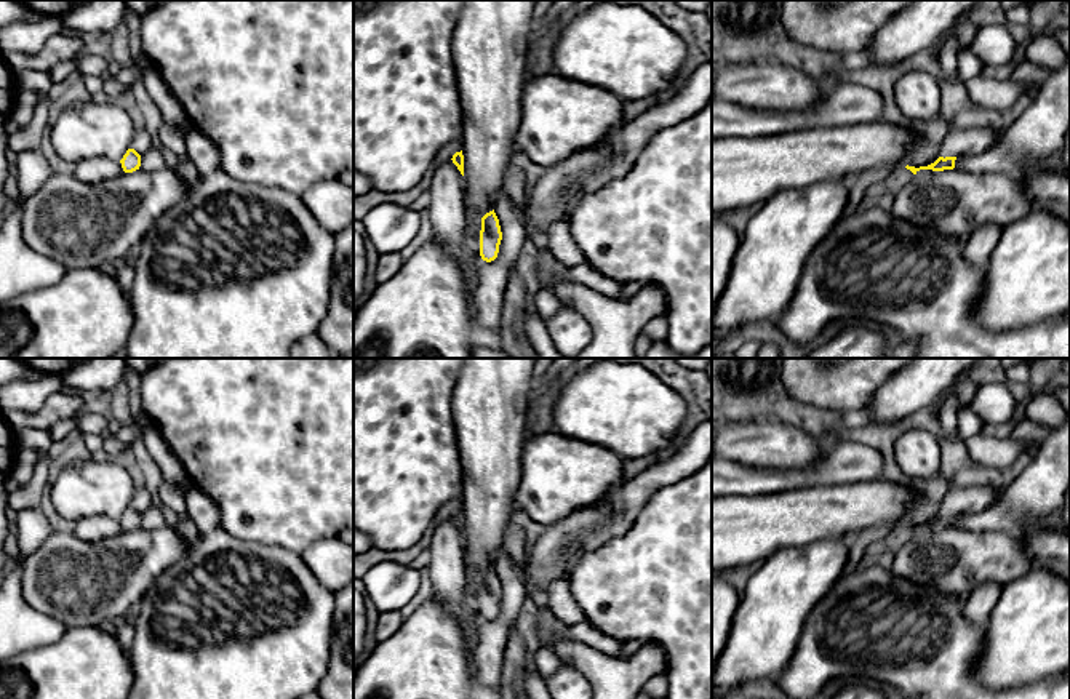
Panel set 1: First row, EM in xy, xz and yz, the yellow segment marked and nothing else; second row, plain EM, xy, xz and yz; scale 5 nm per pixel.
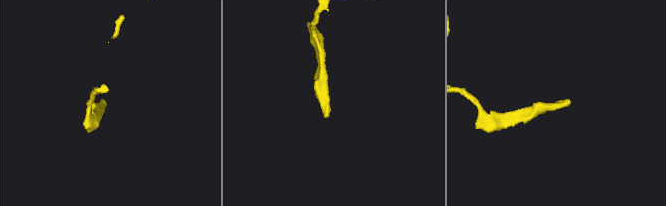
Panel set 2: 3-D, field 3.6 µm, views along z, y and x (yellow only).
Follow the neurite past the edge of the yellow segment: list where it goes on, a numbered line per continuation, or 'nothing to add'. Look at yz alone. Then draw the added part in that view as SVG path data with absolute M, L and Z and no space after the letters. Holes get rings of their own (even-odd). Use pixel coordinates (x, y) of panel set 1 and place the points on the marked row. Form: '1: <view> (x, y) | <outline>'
1: yz (973, 141) | M950 128L940 144L940 157L980 155L993 147L1001 131L993 128Z

